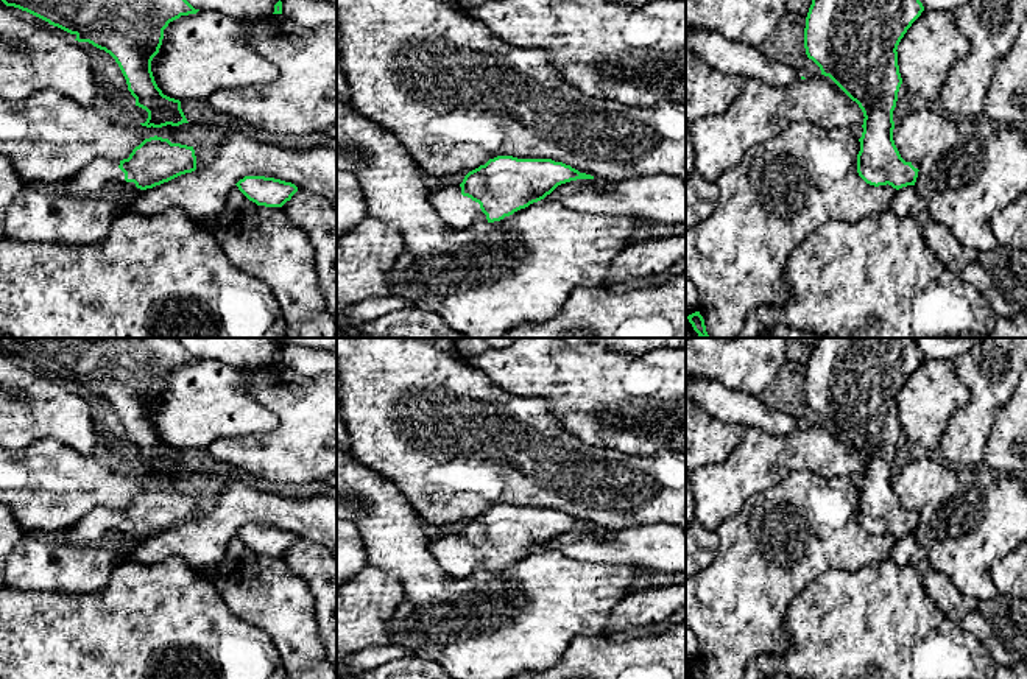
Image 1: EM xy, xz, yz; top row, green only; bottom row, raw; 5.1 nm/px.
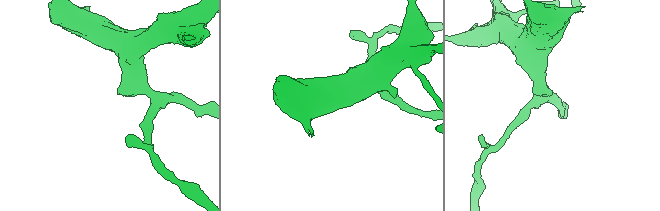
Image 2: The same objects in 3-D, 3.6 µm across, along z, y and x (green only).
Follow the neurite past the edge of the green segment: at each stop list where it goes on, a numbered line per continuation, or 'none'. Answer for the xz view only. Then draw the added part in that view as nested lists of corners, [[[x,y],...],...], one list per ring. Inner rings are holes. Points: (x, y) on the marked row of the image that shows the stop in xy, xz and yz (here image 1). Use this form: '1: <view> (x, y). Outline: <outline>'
1: xz (458, 212). Outline: [[[449,185],[433,192],[432,206],[443,223],[457,230],[488,221],[480,204],[461,195],[460,185]]]

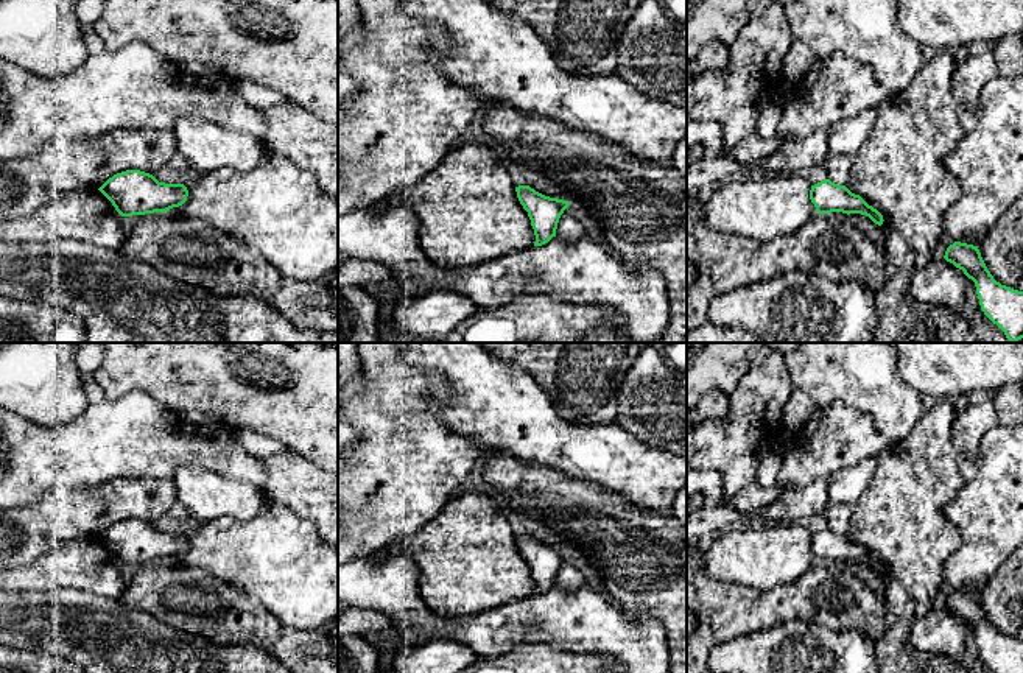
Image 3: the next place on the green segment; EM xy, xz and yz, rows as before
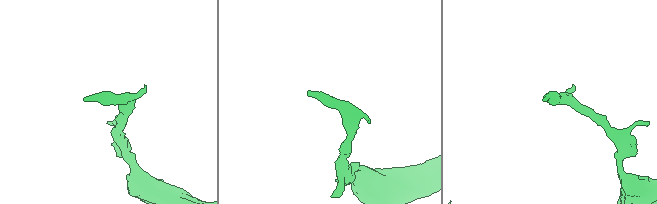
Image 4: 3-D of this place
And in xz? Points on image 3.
none

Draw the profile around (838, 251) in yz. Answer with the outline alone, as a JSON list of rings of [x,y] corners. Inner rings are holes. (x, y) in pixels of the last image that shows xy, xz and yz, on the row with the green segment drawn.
[[[704,196],[687,198],[687,255],[696,263],[696,280],[687,288],[687,329],[707,322],[708,304],[726,291],[768,282],[789,271],[822,276],[836,284],[861,284],[878,293],[889,274],[881,243],[858,231],[849,218],[835,221],[816,213],[797,232],[760,243],[712,229],[704,217]]]

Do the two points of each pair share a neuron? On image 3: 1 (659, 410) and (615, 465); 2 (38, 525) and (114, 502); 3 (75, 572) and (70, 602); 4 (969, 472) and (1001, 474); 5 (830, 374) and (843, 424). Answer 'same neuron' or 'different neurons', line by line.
1: different neurons
2: same neuron
3: different neurons
4: different neurons
5: different neurons

